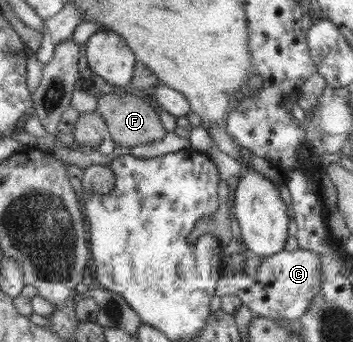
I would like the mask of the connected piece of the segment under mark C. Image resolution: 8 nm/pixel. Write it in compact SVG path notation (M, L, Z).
M298 249L260 258L261 264L253 277L246 274L227 275L219 283L216 295L236 295L257 317L268 317L285 324L303 317L310 309L314 297L322 291L322 259L319 254Z

